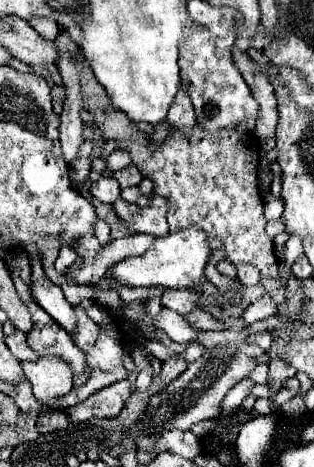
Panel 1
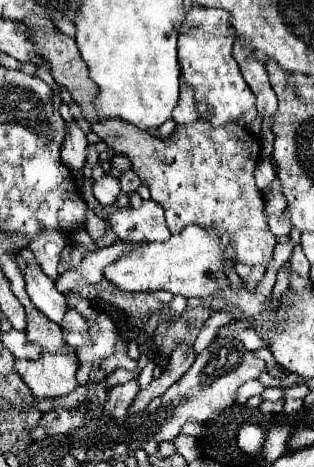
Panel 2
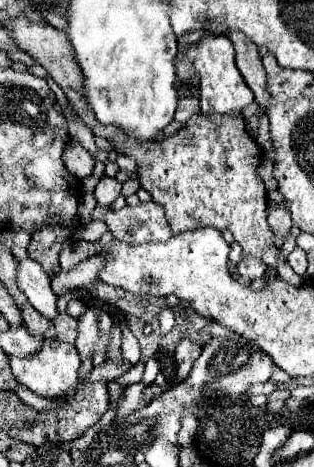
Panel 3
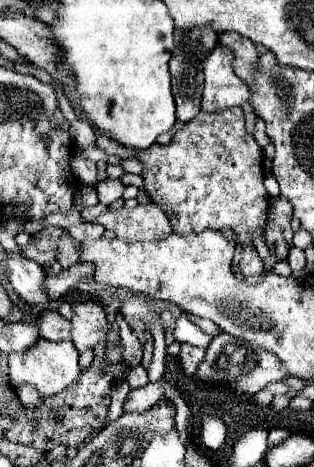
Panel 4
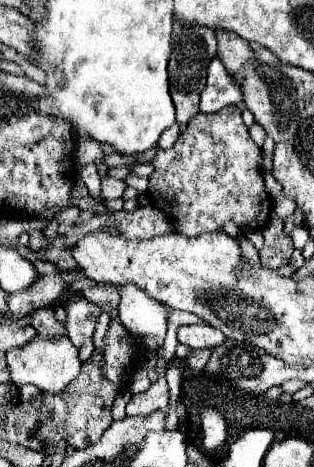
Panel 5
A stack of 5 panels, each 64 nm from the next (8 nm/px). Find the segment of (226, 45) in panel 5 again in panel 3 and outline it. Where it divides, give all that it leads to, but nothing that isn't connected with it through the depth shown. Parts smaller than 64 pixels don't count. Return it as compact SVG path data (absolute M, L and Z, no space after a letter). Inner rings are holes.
M236 30L228 32L226 36L230 38L236 50L236 68L240 70L242 78L254 92L258 106L270 104L270 94L266 92L266 72L262 68L258 46L250 38L246 38L242 32L236 32Z

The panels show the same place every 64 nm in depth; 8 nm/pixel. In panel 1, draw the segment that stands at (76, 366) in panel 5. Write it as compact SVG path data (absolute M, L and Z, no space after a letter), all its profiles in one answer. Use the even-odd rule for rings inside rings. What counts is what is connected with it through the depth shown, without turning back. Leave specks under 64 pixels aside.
M42 356L38 362L22 362L24 376L32 384L38 402L48 404L72 390L72 368L56 356Z

